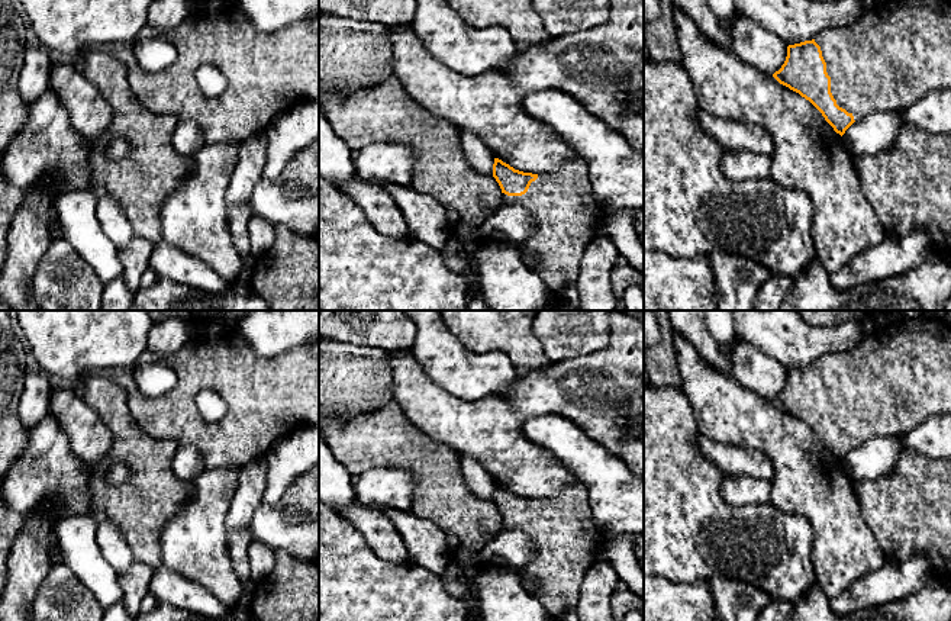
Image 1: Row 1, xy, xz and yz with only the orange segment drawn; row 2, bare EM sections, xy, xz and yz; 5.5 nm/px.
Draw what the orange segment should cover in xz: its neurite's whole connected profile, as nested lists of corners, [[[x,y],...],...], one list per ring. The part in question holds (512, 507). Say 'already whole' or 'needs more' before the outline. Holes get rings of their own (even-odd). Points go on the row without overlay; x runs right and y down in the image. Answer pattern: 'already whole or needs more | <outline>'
needs more | [[[494,483],[493,502],[503,518],[496,537],[512,528],[520,528],[529,537],[535,556],[519,573],[536,585],[532,595],[547,611],[547,621],[561,621],[564,612],[578,604],[581,582],[596,563],[596,550],[606,538],[593,519],[587,489],[581,483],[571,483],[555,498],[532,499]]]

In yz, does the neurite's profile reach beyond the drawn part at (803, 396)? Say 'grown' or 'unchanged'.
grown

